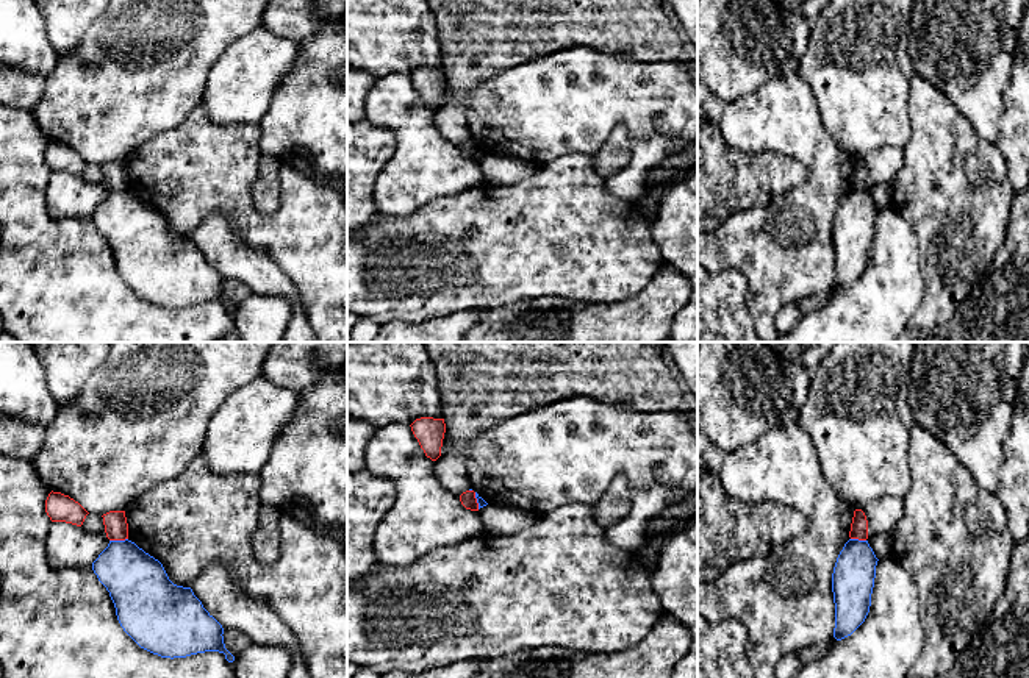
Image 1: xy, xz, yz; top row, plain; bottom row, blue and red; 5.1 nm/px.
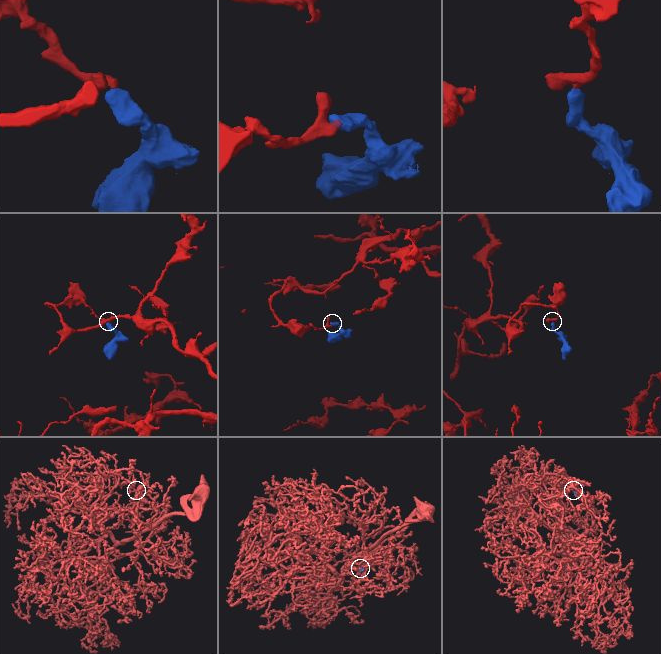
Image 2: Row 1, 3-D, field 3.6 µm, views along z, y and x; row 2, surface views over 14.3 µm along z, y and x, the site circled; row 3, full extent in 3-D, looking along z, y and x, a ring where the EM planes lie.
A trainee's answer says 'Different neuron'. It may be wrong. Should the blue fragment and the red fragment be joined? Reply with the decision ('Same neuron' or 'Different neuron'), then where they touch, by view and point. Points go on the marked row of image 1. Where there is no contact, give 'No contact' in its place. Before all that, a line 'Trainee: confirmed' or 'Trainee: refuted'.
Trainee: confirmed
Different neuron. Touches blue at xy (118, 541)

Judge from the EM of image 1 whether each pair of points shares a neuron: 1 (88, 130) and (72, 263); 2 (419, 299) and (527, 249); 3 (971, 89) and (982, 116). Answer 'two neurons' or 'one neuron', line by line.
1: two neurons
2: one neuron
3: one neuron

